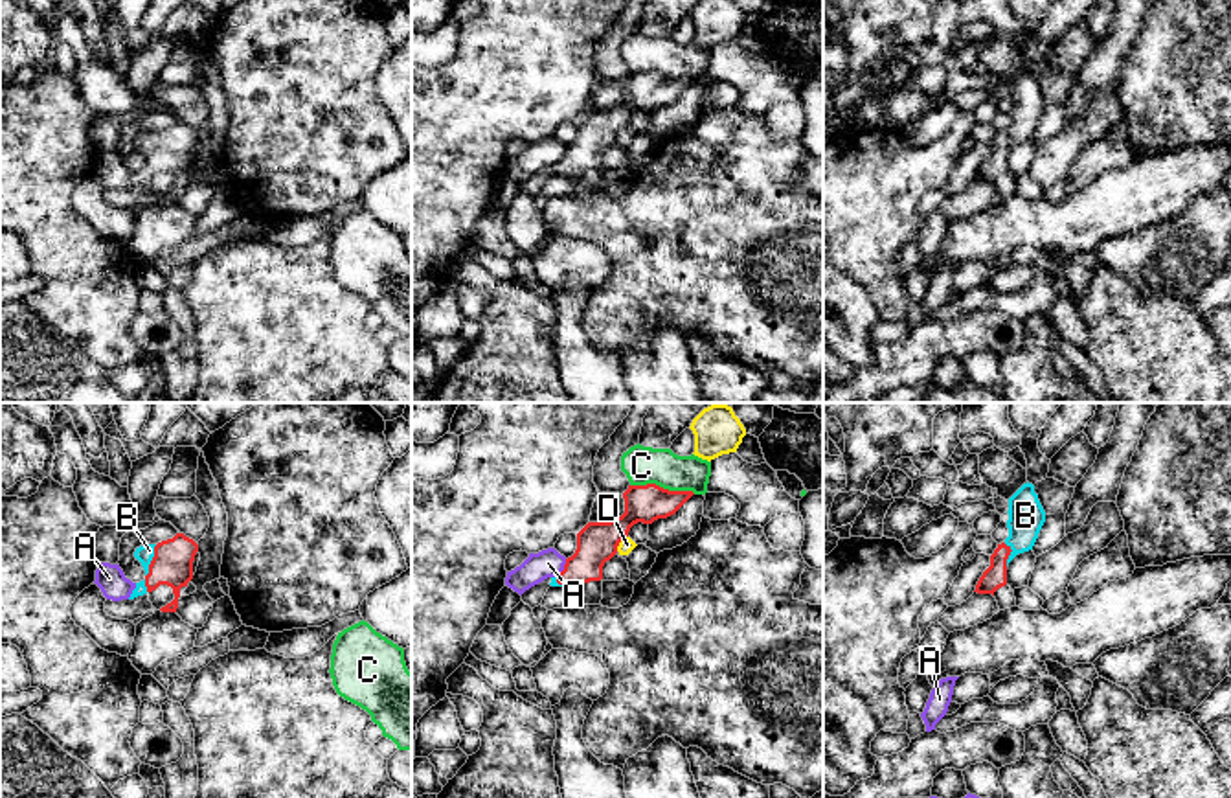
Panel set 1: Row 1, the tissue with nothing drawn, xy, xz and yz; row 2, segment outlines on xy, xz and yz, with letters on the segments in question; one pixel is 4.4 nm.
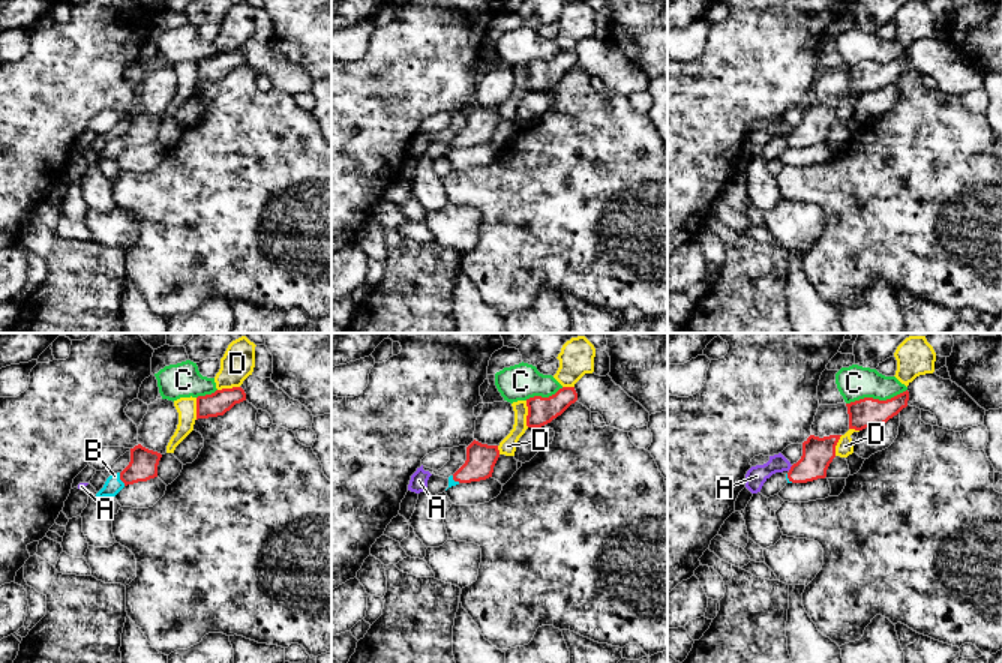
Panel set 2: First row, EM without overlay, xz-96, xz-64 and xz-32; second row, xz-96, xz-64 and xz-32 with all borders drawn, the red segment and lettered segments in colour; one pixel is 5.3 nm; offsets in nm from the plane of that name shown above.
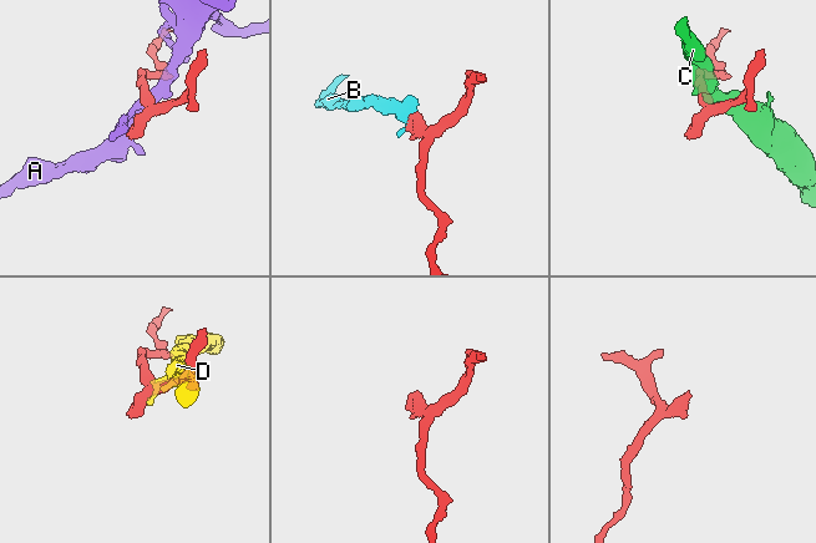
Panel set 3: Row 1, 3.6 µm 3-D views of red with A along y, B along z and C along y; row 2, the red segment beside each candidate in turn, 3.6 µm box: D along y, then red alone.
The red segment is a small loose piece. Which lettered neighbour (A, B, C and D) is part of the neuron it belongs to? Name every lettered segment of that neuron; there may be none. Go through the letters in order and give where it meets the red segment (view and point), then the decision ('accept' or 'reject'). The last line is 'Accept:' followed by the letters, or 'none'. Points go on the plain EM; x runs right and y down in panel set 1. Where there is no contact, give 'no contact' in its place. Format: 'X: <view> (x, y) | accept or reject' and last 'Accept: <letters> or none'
A: xz (564, 157) | reject
B: xy (151, 149) | accept
C: xz (662, 76) | reject
D: xz (620, 129) | reject
Accept: B

